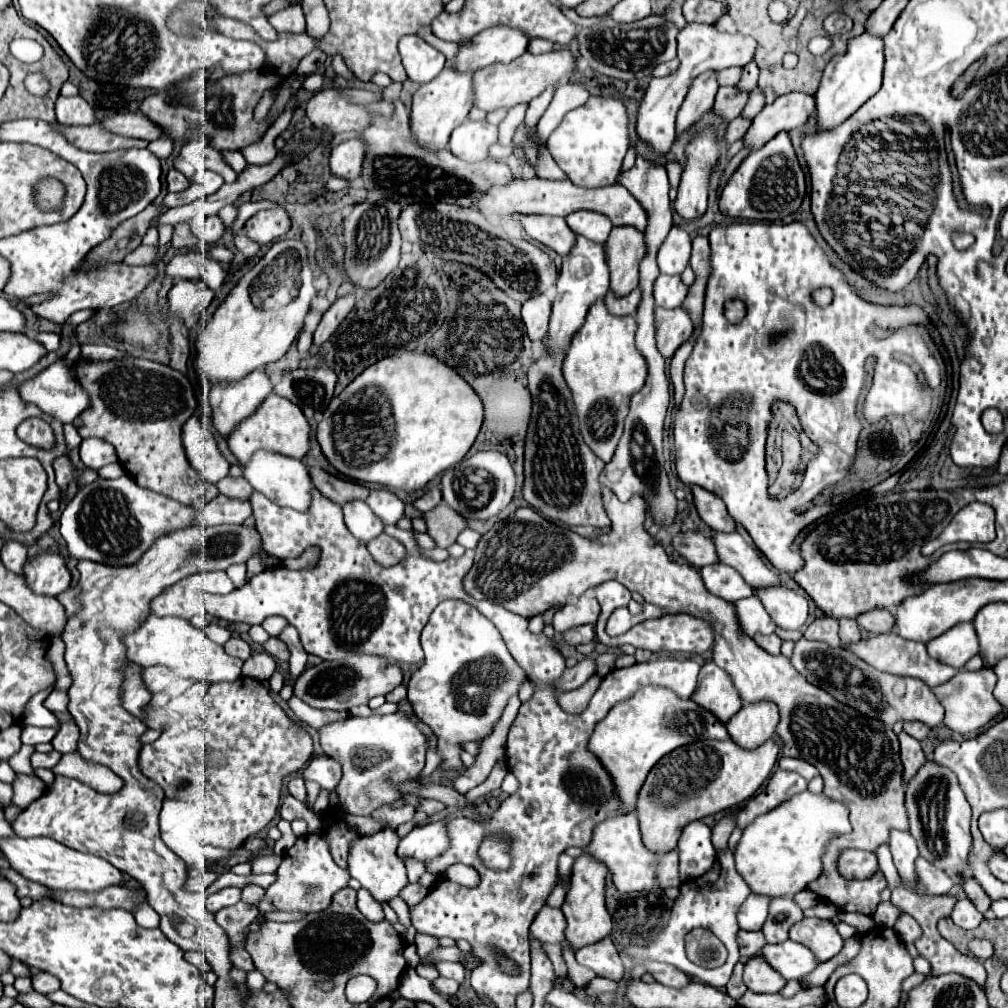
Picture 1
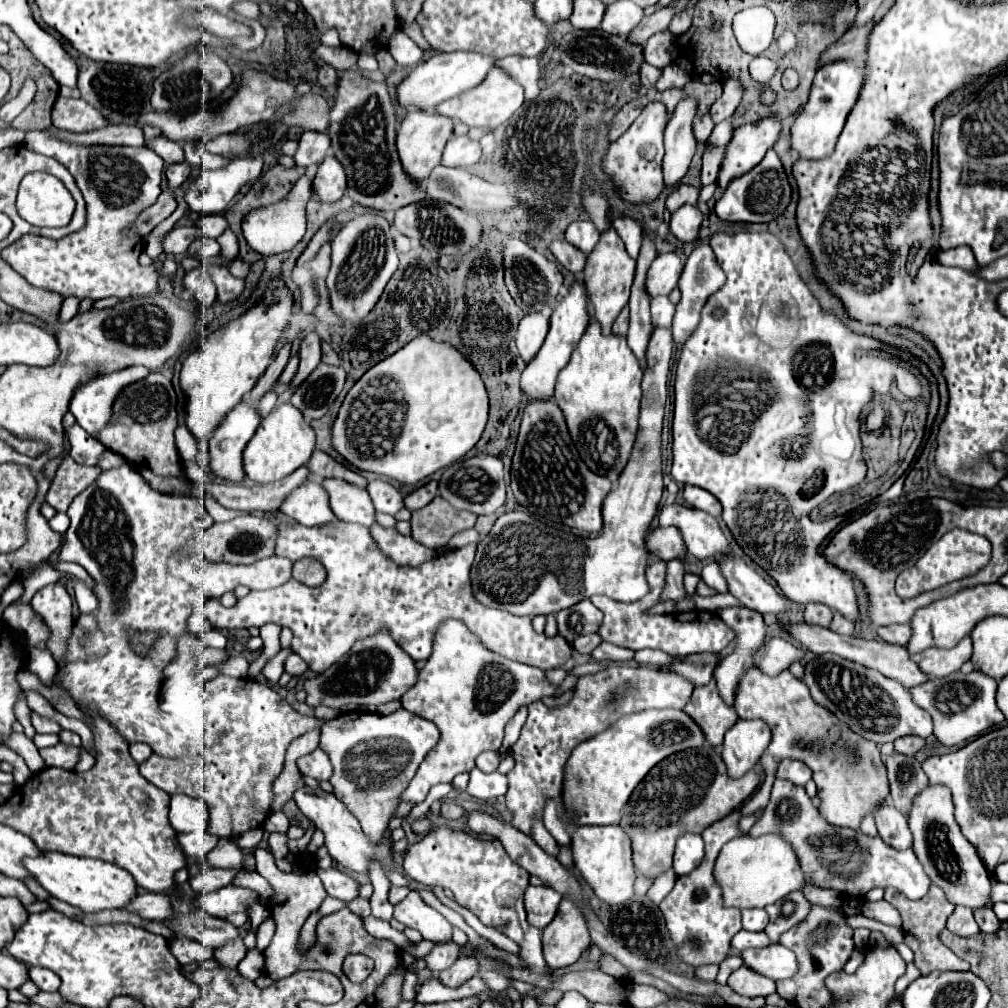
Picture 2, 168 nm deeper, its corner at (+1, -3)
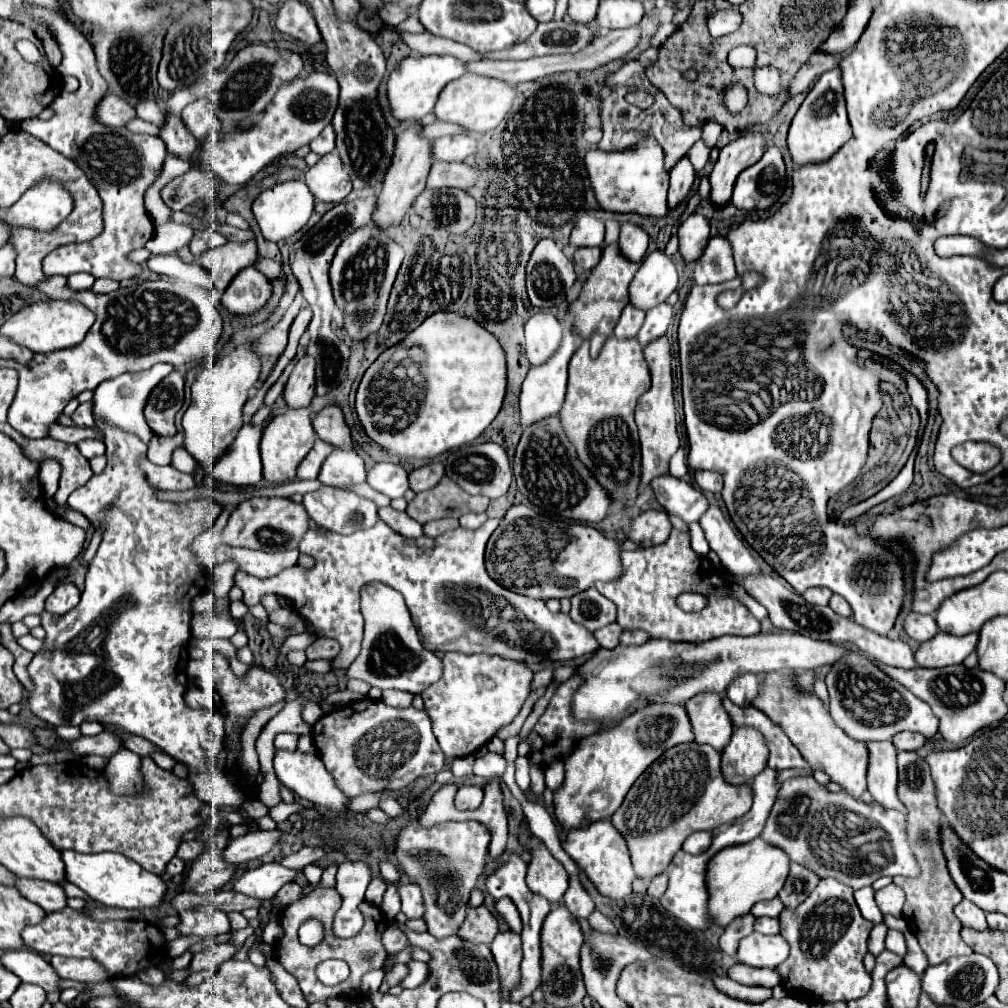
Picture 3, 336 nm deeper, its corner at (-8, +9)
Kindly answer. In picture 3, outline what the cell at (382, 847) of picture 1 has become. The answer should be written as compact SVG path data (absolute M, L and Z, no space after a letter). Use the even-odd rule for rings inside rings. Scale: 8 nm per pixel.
M275 750L275 758L273 758L273 766L275 766L275 774L281 780L281 784L285 784L291 792L295 792L301 798L311 800L313 804L319 806L327 806L331 810L347 810L345 804L349 802L349 798L343 796L343 792L339 792L339 788L335 788L335 782L331 780L331 774L323 768L323 762L319 760L319 756L315 752L299 752L299 750Z

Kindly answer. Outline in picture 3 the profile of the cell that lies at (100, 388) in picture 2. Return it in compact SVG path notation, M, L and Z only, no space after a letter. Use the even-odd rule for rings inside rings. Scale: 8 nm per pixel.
M155 364L153 368L145 370L145 372L133 372L133 374L123 374L123 376L117 376L117 378L111 378L111 380L105 380L103 384L99 384L95 388L95 396L93 396L93 402L95 402L95 408L93 408L93 414L107 420L109 424L115 424L127 432L133 432L137 434L145 444L151 440L153 432L151 428L147 426L145 422L145 416L143 416L143 408L147 404L147 398L151 394L151 390L163 380L167 378L171 372L175 370L175 366L171 364Z

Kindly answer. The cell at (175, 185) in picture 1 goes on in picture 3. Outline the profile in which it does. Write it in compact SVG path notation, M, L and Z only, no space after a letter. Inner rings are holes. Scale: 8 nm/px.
M165 114L165 124L161 128L161 138L167 144L167 150L179 158L191 160L191 156L195 154L199 142L195 140L195 136L187 130L187 126L183 124L181 116L175 114Z

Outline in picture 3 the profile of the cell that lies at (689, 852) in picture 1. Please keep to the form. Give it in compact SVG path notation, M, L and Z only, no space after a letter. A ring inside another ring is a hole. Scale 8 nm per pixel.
M695 832L685 840L683 850L689 854L701 854L709 846L711 846L711 832Z

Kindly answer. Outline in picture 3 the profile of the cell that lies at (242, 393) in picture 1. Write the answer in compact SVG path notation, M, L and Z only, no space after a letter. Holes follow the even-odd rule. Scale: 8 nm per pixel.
M243 424L233 446L225 452L219 464L213 468L211 476L223 484L231 484L237 488L257 486L261 482L261 458L259 458L259 440L261 428Z

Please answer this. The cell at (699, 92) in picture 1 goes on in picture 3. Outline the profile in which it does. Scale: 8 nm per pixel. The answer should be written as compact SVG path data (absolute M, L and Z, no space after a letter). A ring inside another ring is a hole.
M681 158L675 168L671 170L671 186L669 186L669 194L667 194L667 206L669 210L675 210L681 202L687 200L689 190L693 186L695 180L695 170L689 164L687 158Z

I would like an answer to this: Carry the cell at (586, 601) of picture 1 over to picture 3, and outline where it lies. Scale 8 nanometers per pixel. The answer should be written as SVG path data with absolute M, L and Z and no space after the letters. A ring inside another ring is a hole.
M587 588L585 592L579 592L571 598L569 614L577 624L595 632L617 620L617 606L599 594L597 588Z

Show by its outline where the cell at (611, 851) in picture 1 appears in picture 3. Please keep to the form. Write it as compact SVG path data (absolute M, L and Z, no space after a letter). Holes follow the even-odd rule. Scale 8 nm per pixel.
M599 820L589 824L587 828L575 828L569 830L567 842L563 842L563 850L577 862L577 866L585 872L585 876L593 882L597 892L601 896L607 896L611 900L623 900L631 894L631 882L635 878L627 844L619 832L615 832L613 824L609 820Z

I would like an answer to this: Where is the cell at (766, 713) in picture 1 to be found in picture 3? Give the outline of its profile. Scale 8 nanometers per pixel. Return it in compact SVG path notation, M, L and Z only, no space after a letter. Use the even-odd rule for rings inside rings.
M741 726L721 754L721 772L727 784L749 784L765 766L769 750L759 730Z

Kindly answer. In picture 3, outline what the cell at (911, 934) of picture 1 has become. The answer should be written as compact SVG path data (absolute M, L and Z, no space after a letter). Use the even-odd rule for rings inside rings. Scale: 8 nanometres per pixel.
M889 884L875 892L875 902L883 914L893 914L899 918L905 902L905 892L897 884Z

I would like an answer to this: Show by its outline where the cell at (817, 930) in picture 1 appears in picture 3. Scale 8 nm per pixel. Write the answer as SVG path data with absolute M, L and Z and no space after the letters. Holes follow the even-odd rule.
M823 878L799 908L785 908L779 920L781 936L789 942L791 952L775 970L787 994L807 1004L825 1004L837 1000L849 1002L869 992L871 976L865 972L863 958L867 954L869 932L875 924L861 916L849 886Z

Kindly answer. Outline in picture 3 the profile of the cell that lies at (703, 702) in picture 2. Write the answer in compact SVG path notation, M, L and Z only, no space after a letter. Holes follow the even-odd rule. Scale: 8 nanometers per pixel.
M699 694L685 702L687 716L691 720L691 728L697 744L709 744L717 752L729 744L733 724L729 714L721 704L721 696L715 694Z

